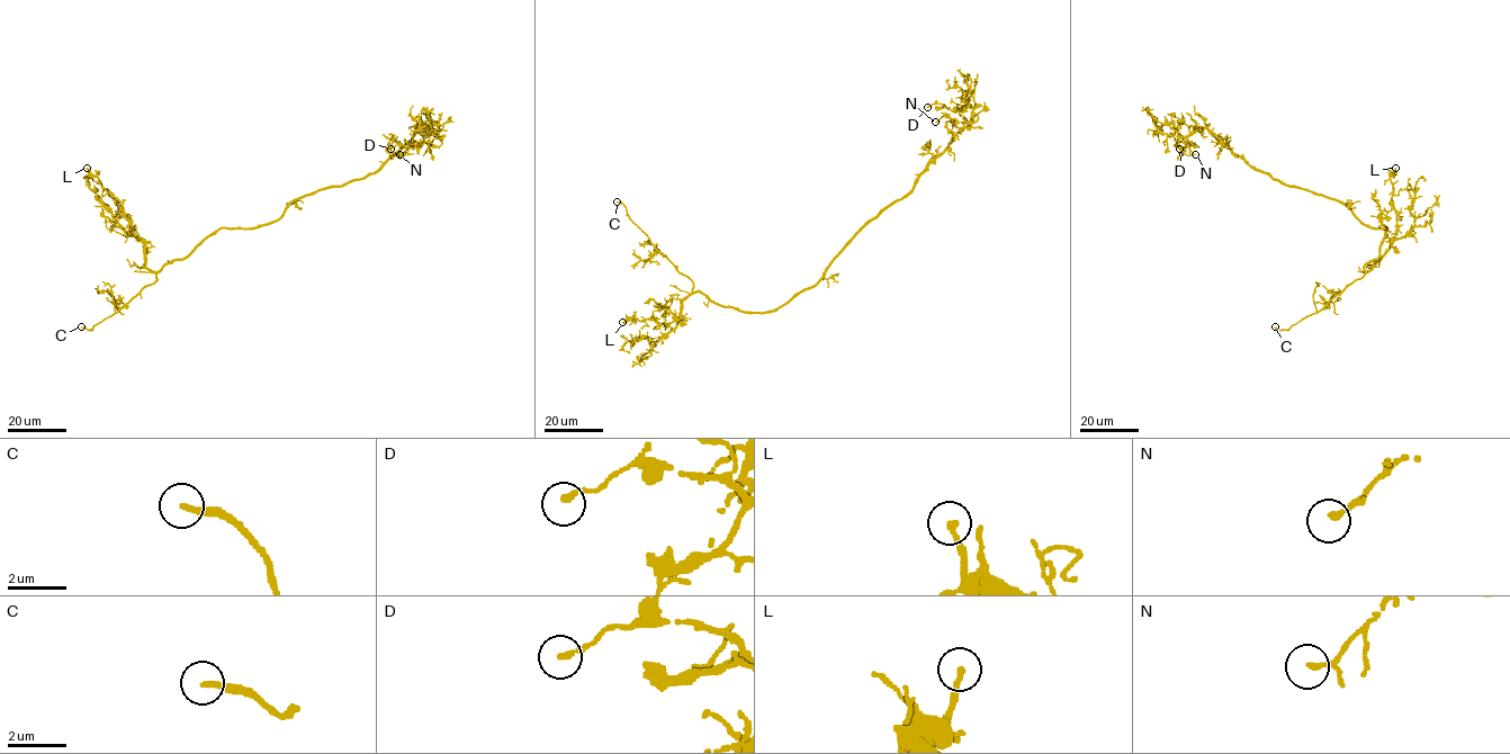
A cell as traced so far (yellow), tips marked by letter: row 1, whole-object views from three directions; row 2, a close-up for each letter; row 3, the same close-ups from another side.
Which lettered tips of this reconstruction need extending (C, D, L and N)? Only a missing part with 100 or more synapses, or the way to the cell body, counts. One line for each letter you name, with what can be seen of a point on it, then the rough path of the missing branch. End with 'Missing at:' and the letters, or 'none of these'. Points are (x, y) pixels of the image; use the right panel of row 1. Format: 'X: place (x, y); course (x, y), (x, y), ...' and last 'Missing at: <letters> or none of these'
C: place (1275, 326)
Missing at: C

